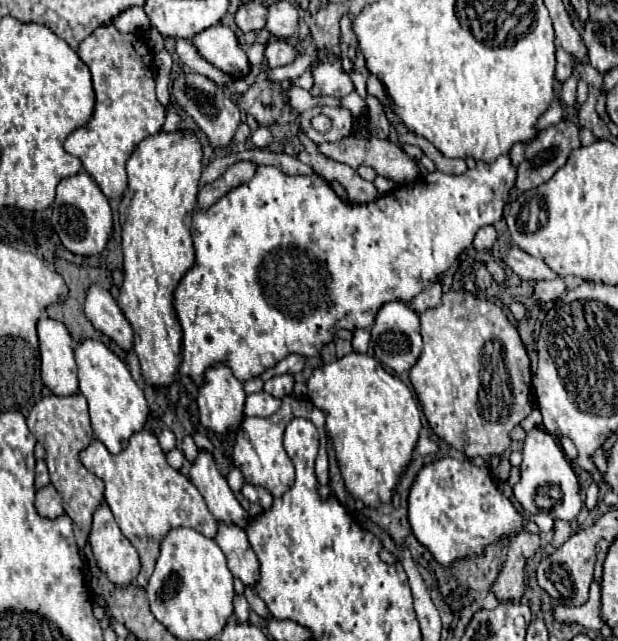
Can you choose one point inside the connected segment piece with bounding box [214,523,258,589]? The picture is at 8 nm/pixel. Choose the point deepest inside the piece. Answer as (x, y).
(242, 562)

